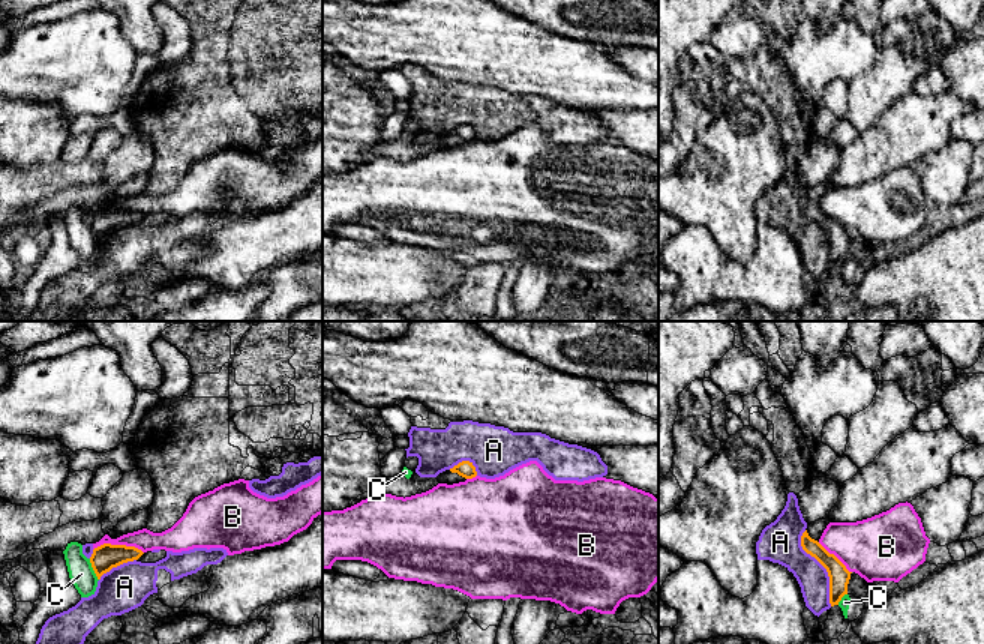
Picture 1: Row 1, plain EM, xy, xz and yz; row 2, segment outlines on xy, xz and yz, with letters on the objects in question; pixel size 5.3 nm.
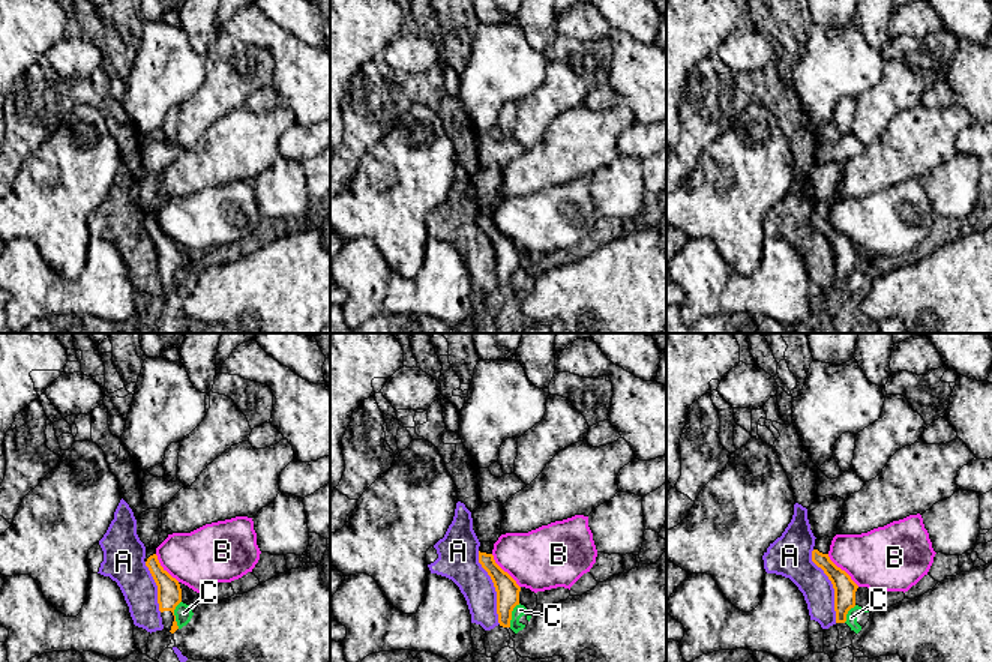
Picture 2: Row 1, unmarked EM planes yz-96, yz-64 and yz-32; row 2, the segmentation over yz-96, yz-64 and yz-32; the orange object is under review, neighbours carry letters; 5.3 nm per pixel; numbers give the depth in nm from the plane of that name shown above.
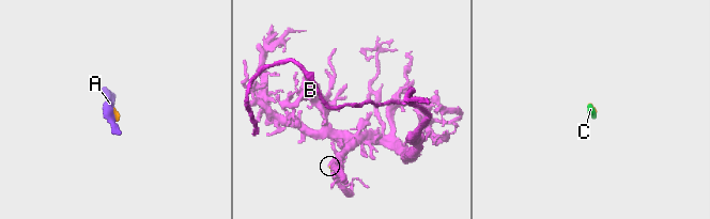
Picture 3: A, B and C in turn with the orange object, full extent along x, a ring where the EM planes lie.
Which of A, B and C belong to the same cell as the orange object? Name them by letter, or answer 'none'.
none

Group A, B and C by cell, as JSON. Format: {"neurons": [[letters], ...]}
{"neurons": [["A"], ["B"], ["C"]]}

